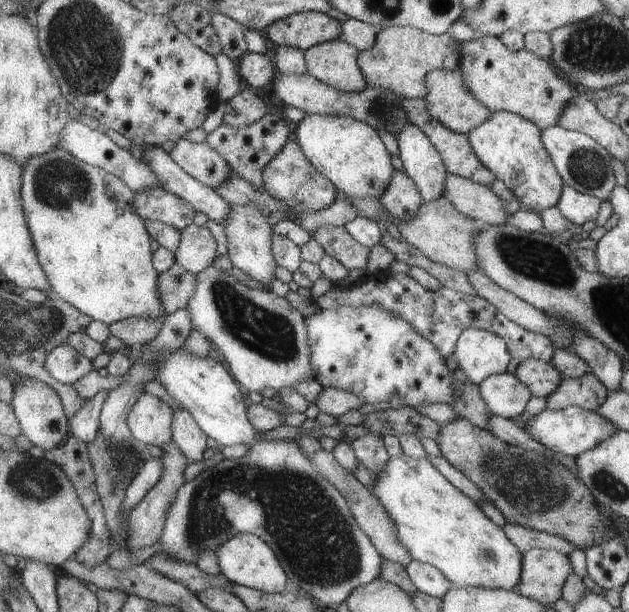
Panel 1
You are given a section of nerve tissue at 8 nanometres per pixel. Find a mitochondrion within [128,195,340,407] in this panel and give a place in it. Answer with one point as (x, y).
(268, 334)

